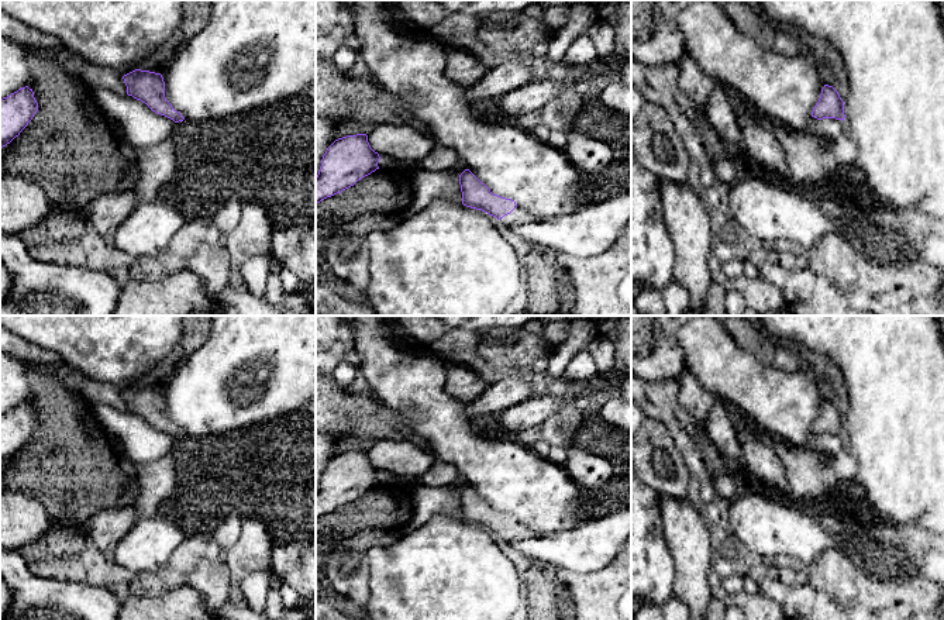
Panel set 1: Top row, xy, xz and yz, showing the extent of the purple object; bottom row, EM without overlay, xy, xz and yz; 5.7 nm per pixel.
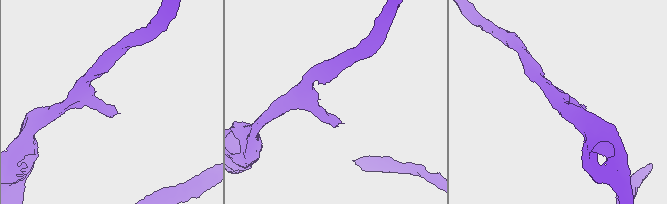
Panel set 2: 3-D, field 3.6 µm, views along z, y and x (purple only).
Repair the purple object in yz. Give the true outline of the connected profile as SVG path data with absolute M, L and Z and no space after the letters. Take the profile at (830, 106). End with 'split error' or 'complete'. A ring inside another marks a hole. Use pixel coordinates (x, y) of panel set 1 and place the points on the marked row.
M824 85L820 99L812 111L812 117L817 120L836 118L844 121L844 101L833 86Z | complete

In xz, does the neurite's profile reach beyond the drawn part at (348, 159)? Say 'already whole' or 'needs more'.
already whole

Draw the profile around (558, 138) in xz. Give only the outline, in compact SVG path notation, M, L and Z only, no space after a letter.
M551 128L547 142L554 148L565 149L568 144L568 134L562 128Z

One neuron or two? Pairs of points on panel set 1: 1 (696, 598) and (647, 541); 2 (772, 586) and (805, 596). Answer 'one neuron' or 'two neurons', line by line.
1: two neurons
2: one neuron

